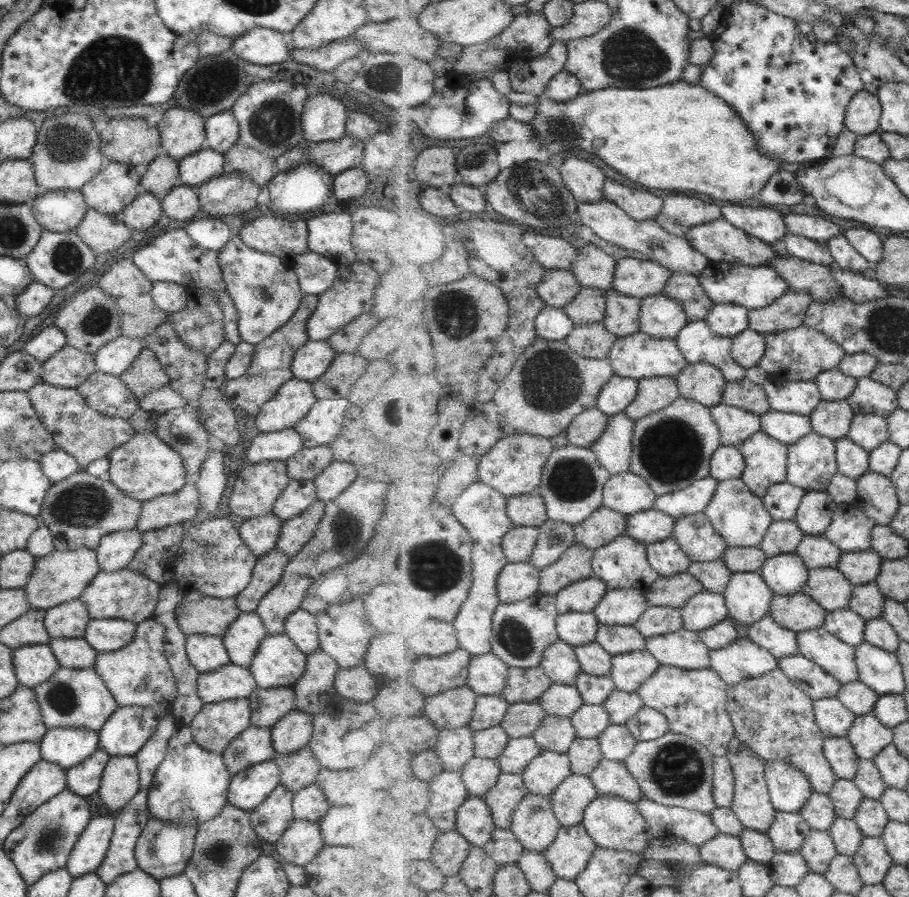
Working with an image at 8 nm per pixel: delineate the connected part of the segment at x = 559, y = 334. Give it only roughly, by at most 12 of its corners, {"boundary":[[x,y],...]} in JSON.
{"boundary":[[562,308],[536,318],[539,338],[564,341],[576,324]]}

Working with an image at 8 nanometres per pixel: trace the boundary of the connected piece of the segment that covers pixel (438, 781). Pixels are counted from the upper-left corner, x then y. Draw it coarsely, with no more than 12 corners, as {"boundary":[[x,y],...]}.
{"boundary":[[444,770],[430,784],[425,814],[441,831],[456,830],[471,795],[462,774]]}

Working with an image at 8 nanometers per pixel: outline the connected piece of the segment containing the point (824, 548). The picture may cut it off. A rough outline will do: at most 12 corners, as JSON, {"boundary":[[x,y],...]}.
{"boundary":[[806,535],[796,553],[809,569],[835,568],[844,551]]}

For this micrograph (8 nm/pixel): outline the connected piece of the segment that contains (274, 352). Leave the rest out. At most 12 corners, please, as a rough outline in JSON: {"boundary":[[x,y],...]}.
{"boundary":[[304,294],[291,318],[254,345],[245,374],[221,389],[253,417],[292,379],[308,341],[318,295]]}

